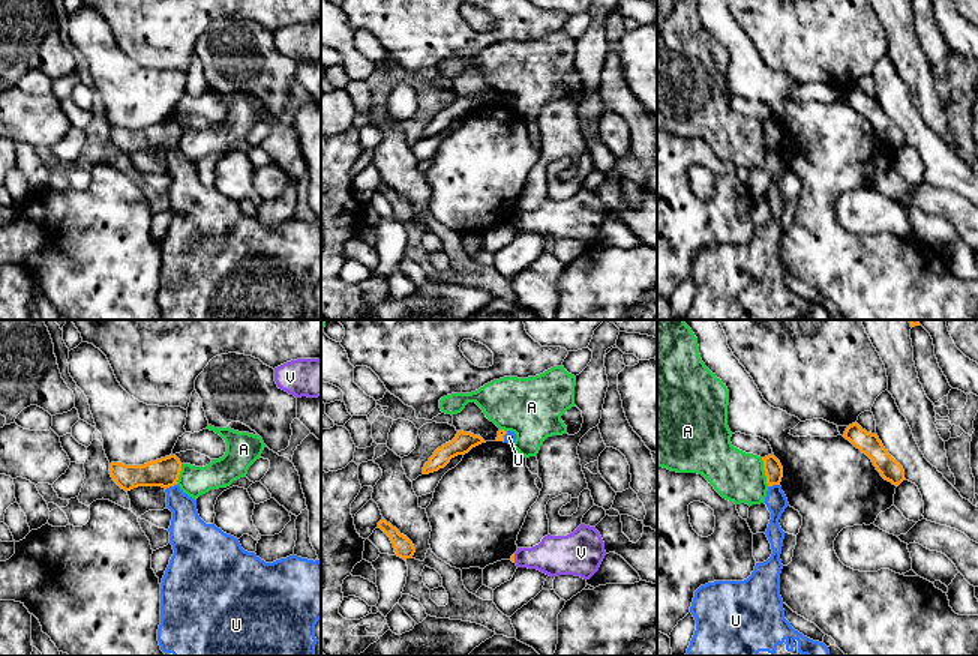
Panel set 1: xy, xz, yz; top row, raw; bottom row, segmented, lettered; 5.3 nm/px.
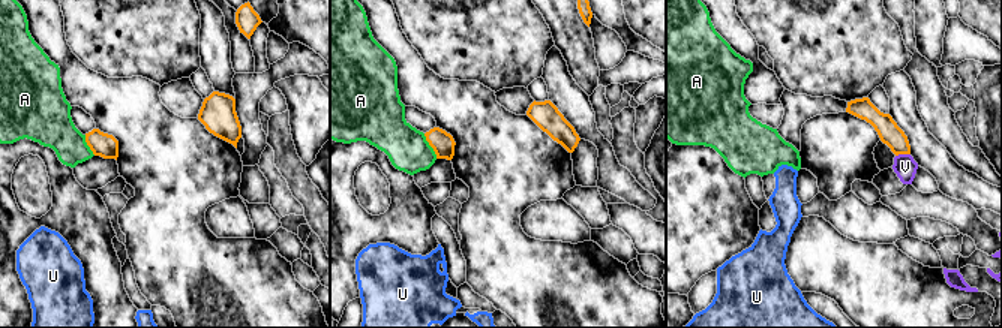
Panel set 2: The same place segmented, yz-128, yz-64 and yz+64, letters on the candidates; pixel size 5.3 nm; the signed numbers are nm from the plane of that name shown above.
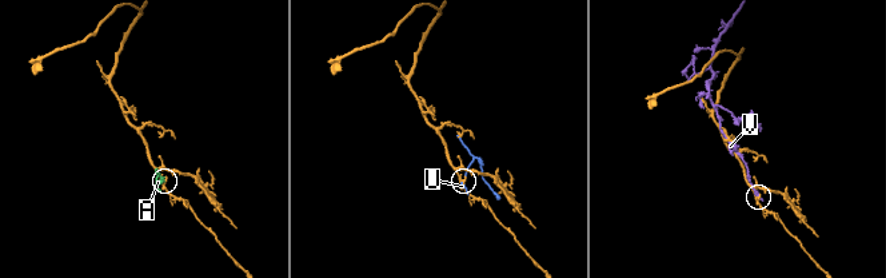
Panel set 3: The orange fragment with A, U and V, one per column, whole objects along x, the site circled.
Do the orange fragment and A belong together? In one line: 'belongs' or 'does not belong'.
does not belong

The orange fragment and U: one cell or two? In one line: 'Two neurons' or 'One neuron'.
Two neurons

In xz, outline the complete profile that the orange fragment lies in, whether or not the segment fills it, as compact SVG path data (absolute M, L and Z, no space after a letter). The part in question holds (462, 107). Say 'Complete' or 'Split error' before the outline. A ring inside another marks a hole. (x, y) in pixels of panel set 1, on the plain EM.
Complete. M458 95L456 101L438 111L423 131L423 138L444 132L452 122L468 117L472 111L486 107L480 99Z

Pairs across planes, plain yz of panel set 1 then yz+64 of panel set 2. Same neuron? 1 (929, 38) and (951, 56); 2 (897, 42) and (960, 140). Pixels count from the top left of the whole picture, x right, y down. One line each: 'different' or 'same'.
1: different
2: same

